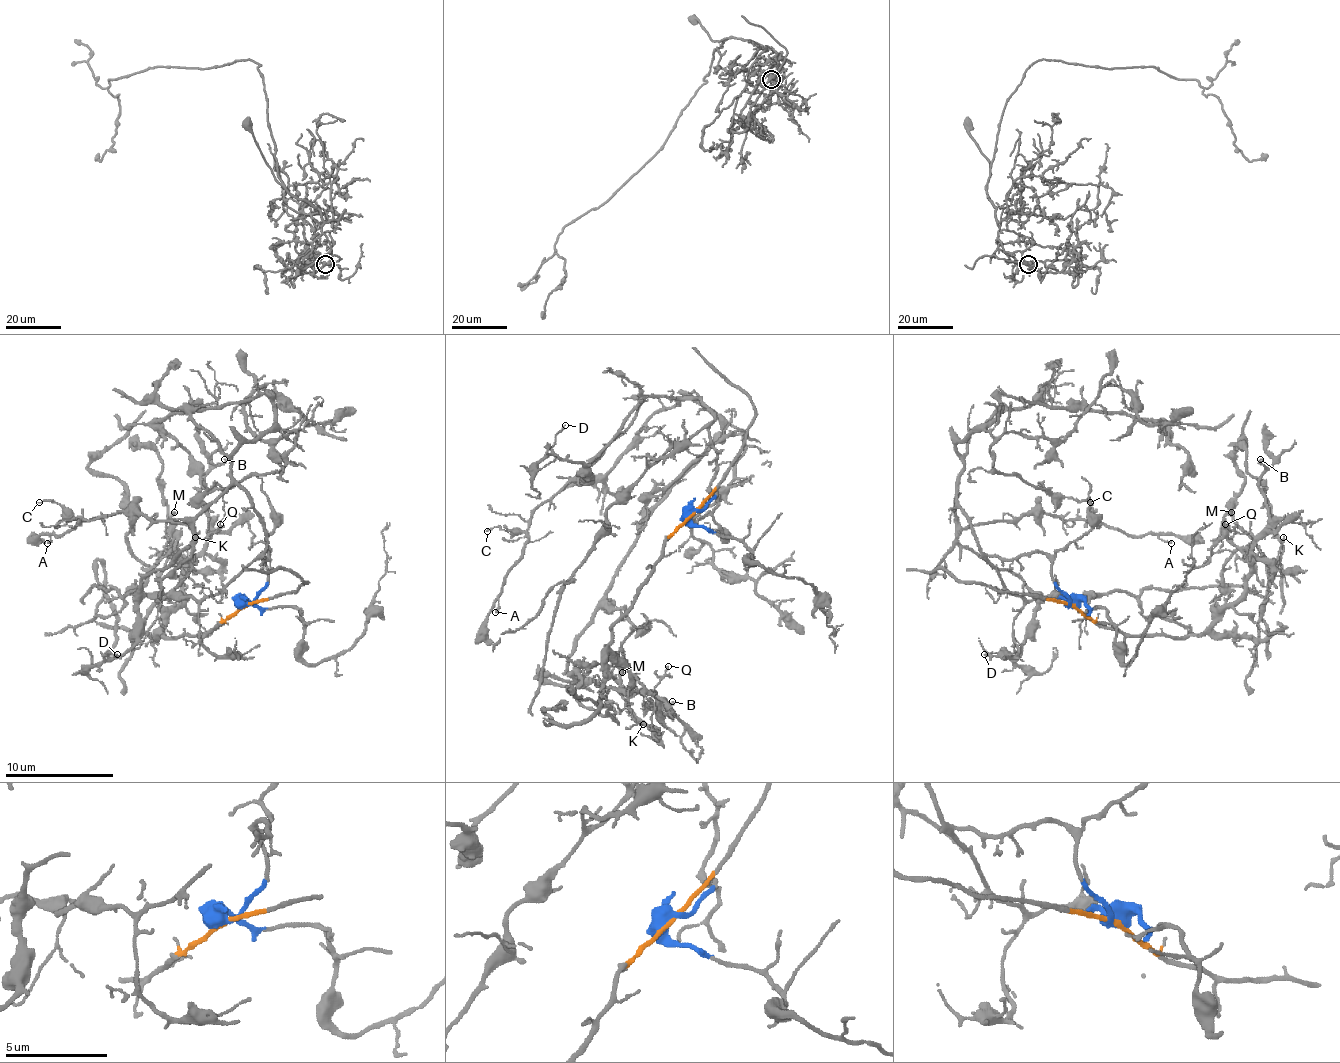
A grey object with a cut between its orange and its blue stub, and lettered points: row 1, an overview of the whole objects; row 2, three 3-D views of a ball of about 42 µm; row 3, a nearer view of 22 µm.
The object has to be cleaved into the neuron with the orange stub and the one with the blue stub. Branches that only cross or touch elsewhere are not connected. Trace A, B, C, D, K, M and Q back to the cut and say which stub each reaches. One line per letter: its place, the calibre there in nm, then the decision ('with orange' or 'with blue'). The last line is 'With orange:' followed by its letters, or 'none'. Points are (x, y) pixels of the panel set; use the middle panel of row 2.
A: at (495, 612); 120 nm thick; with blue
B: at (672, 701); 130 nm thick; with orange
C: at (487, 531); 100 nm thick; with blue
D: at (565, 425); 130 nm thick; with blue
K: at (643, 724); 150 nm thick; with orange
M: at (622, 672); 200 nm thick; with orange
Q: at (668, 666); 90 nm thick; with orange
With orange: B, K, M, Q

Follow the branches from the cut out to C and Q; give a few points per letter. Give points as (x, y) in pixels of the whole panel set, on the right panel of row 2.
C: (1074, 605), (1044, 553), (987, 556), (957, 485), (963, 529), (1036, 512), (1088, 520), (1090, 501)
Q: (1074, 605), (1101, 626), (1125, 634), (1185, 637), (1204, 632), (1245, 588), (1250, 569), (1253, 537), (1226, 523)

